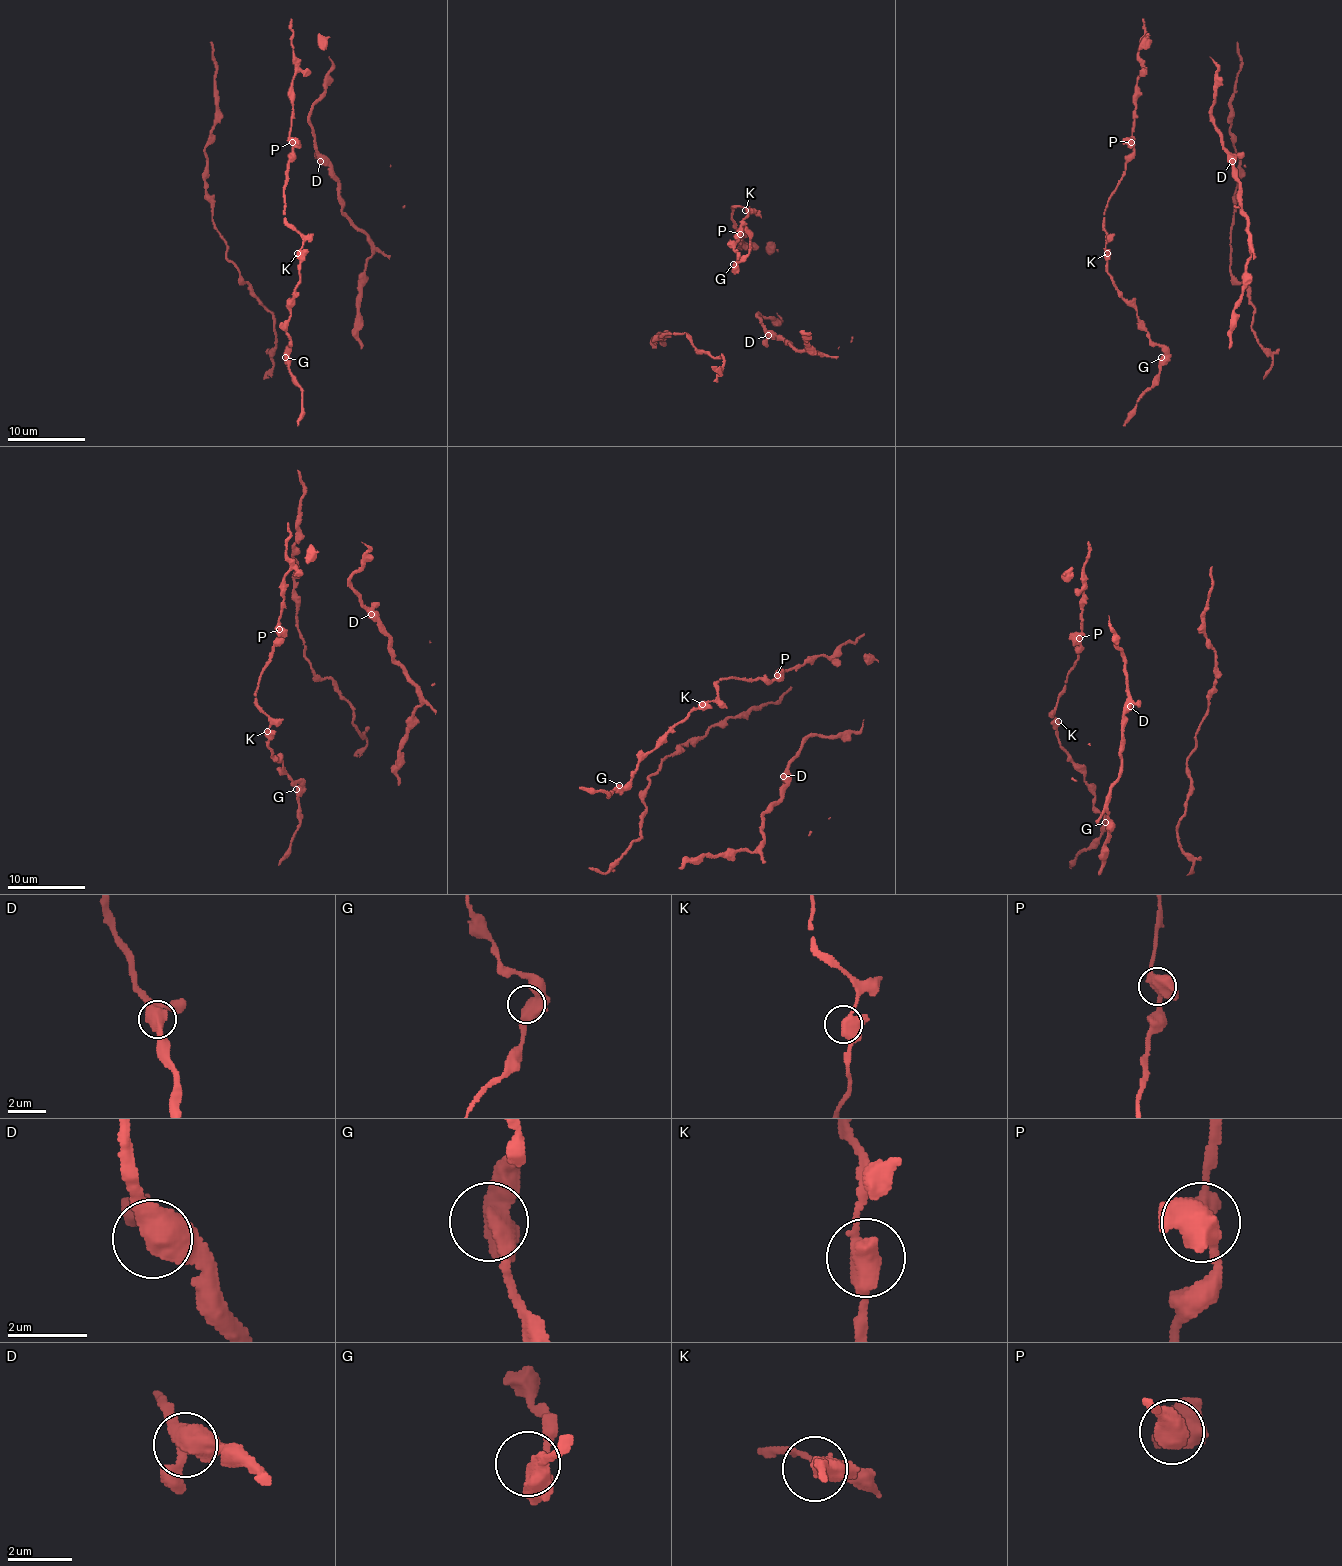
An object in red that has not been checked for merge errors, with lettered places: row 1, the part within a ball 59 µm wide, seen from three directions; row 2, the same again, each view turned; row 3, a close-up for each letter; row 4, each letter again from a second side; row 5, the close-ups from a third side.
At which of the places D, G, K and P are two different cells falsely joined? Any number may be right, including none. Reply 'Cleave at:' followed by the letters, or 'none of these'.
Cleave at: none of these

